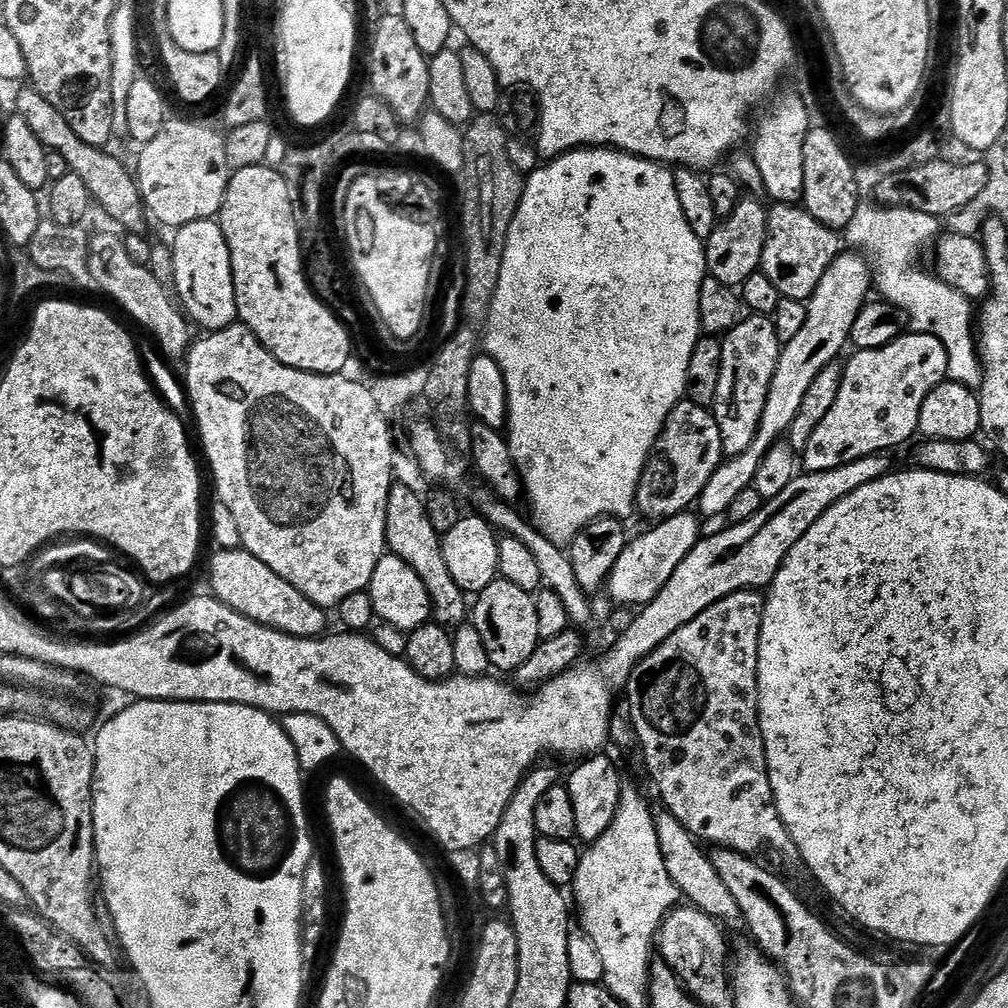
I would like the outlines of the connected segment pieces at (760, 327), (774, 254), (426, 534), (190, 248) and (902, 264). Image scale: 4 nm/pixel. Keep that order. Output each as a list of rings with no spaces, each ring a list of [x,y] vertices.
[[[755,314],[745,315],[723,337],[722,370],[718,374],[714,415],[722,430],[724,451],[729,457],[750,450],[756,440],[762,412],[766,410],[766,398],[770,394],[770,382],[774,382],[774,370],[778,366],[781,347],[771,318]]]
[[[773,203],[768,208],[768,233],[762,254],[762,271],[774,286],[778,286],[783,298],[808,301],[814,294],[822,274],[841,255],[842,236],[835,228],[822,226],[800,204]]]
[[[393,483],[386,506],[387,551],[402,558],[420,575],[432,602],[432,620],[445,626],[459,626],[469,619],[470,600],[454,582],[454,577],[446,567],[444,545],[441,533],[434,530],[430,514],[424,505],[425,497],[419,496],[408,484]]]
[[[215,219],[190,222],[175,233],[176,241],[171,241],[176,293],[183,311],[197,329],[208,328],[209,333],[229,328],[237,323],[236,295],[230,250]]]
[[[865,207],[856,212],[854,218],[848,223],[846,229],[846,240],[853,249],[859,250],[869,261],[874,273],[874,288],[881,292],[883,299],[887,303],[893,304],[899,312],[903,312],[911,331],[928,332],[942,346],[946,346],[948,355],[948,380],[953,384],[961,384],[973,390],[979,389],[980,383],[984,381],[984,366],[980,363],[978,351],[978,336],[974,331],[974,304],[968,300],[958,290],[954,290],[945,280],[939,276],[920,268],[920,255],[924,252],[924,247],[931,245],[933,241],[941,235],[941,221],[934,216],[927,216],[921,212],[916,212],[913,208],[876,208]]]

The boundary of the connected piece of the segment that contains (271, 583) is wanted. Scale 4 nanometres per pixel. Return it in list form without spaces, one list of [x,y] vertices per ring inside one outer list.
[[[242,546],[220,550],[212,560],[212,569],[208,576],[212,579],[211,595],[215,596],[230,610],[250,618],[255,624],[278,630],[282,634],[290,634],[299,640],[319,638],[329,631],[328,616],[325,609],[320,608],[302,590],[294,590],[286,578],[278,578],[266,562],[258,562],[254,554],[250,554]]]

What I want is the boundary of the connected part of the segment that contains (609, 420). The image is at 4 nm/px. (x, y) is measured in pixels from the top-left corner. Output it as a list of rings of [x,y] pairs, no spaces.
[[[578,148],[574,152],[566,152],[557,156],[555,160],[547,161],[543,166],[536,169],[531,176],[527,177],[524,193],[520,199],[518,210],[510,222],[510,230],[504,247],[502,258],[502,274],[498,278],[498,290],[494,294],[494,302],[488,319],[488,331],[484,333],[483,347],[487,355],[498,362],[502,374],[506,378],[506,394],[508,395],[508,423],[506,425],[506,439],[509,450],[512,452],[515,470],[520,473],[523,481],[523,495],[527,498],[528,504],[532,507],[531,517],[540,533],[550,538],[554,543],[561,546],[571,545],[576,535],[588,524],[600,519],[603,516],[627,518],[633,515],[636,507],[636,495],[644,468],[652,456],[652,449],[656,446],[656,439],[662,434],[664,424],[670,418],[670,414],[676,409],[676,405],[685,399],[688,390],[688,371],[690,370],[690,354],[694,354],[694,346],[700,341],[702,331],[699,320],[699,290],[702,289],[702,282],[708,276],[708,254],[705,241],[699,240],[690,230],[690,222],[686,222],[686,214],[682,214],[682,202],[678,202],[678,190],[676,189],[676,177],[671,167],[657,164],[654,160],[647,160],[641,156],[631,156],[629,152],[621,152],[615,148]]]

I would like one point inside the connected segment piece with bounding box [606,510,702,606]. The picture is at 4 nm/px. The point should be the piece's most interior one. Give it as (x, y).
(642, 571)

